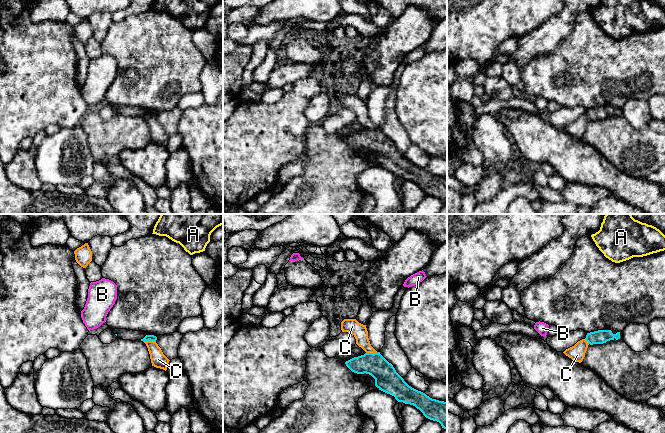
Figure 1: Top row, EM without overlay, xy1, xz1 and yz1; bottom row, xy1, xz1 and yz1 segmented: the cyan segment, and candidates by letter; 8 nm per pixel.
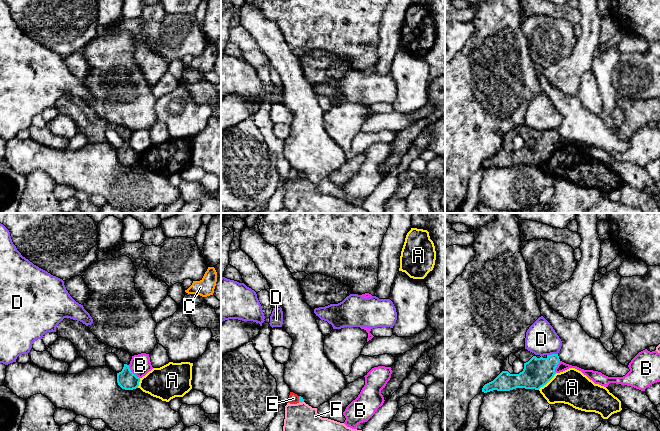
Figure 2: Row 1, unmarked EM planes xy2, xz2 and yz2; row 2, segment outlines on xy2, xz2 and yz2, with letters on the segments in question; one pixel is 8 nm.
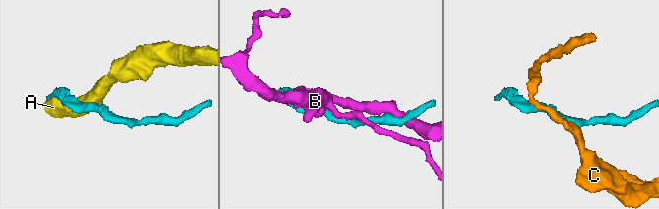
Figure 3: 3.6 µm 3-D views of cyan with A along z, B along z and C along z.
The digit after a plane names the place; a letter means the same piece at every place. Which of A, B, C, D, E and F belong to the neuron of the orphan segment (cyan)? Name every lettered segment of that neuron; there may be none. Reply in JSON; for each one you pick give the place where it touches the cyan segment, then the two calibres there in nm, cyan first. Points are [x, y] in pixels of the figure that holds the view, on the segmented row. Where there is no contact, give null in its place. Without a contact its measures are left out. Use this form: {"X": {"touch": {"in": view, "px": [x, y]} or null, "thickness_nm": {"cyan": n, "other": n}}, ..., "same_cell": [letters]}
{"same_cell": []}

